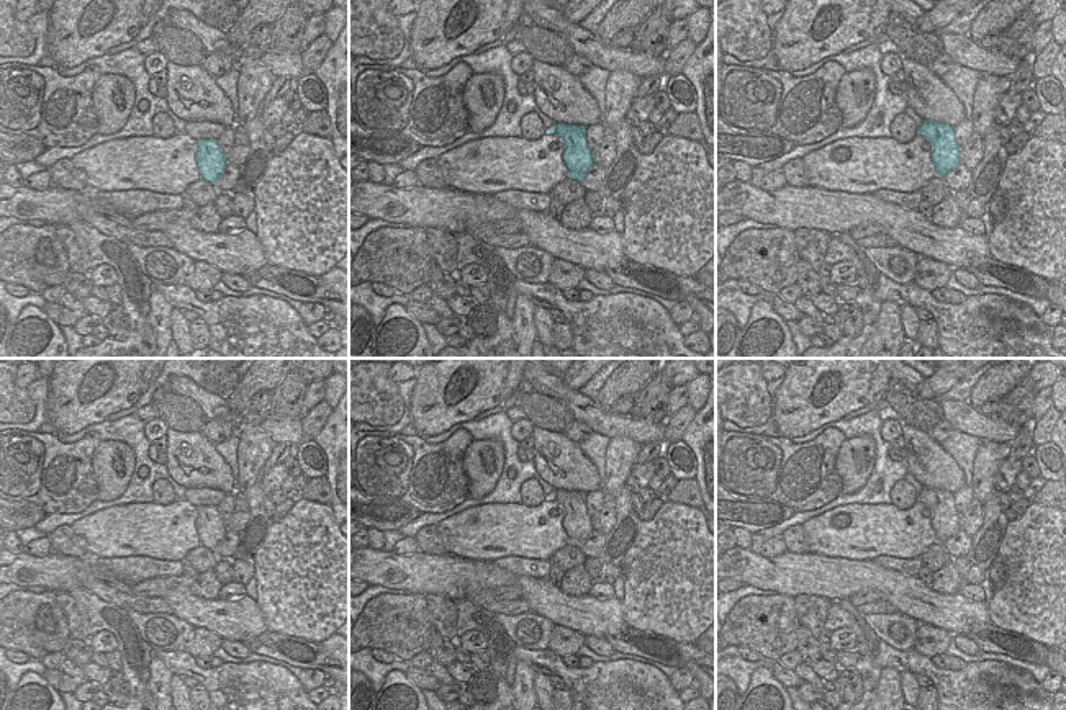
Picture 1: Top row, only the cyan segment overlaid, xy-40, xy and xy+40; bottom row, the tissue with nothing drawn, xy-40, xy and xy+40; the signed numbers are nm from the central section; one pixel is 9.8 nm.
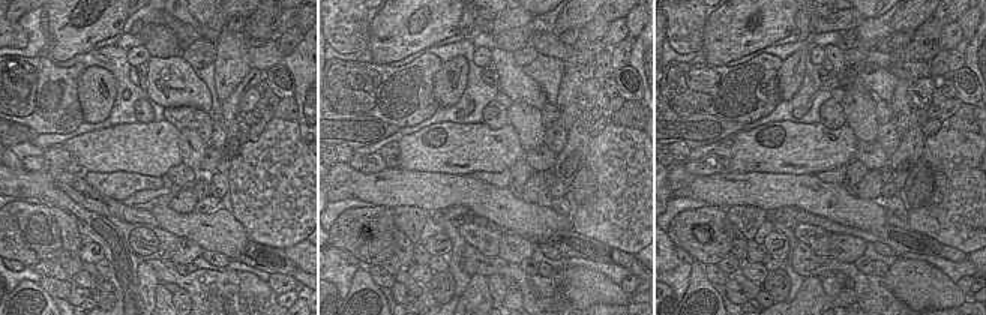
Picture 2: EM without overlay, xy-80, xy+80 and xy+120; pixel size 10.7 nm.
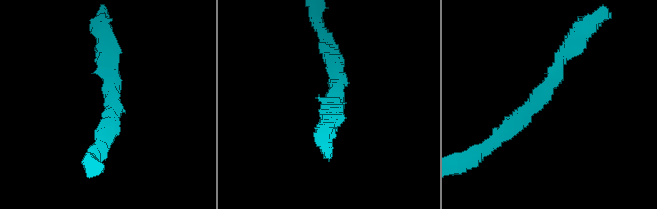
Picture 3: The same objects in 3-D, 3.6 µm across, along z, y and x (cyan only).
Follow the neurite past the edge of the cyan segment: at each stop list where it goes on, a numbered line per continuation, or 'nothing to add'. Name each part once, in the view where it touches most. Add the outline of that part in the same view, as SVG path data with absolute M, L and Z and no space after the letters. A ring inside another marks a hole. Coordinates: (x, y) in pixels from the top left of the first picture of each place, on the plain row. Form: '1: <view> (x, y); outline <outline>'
nothing to add

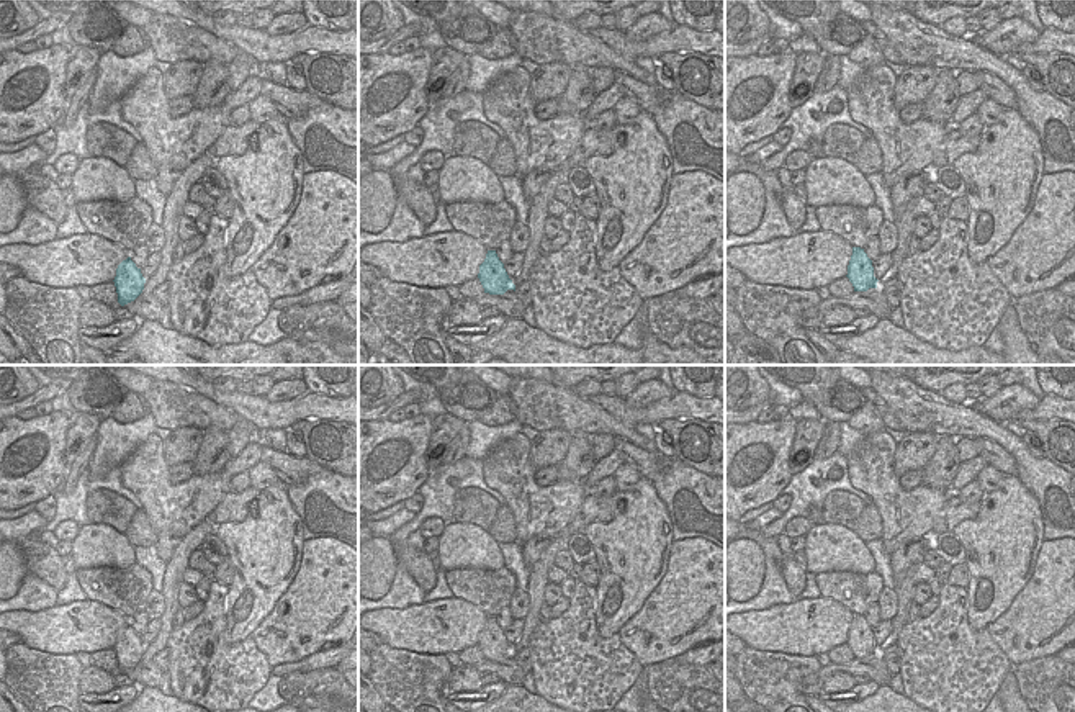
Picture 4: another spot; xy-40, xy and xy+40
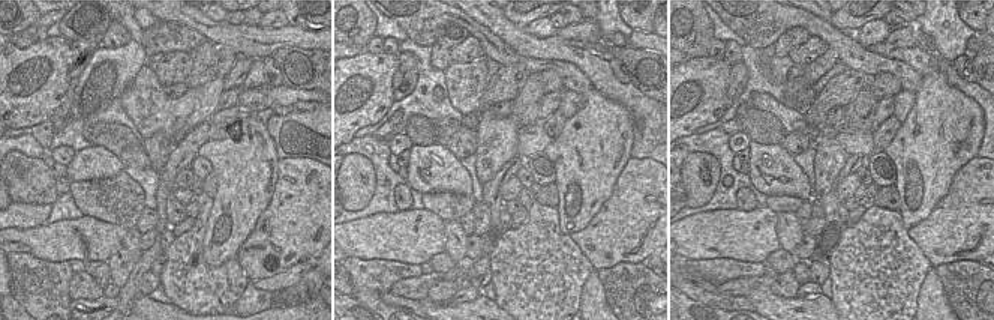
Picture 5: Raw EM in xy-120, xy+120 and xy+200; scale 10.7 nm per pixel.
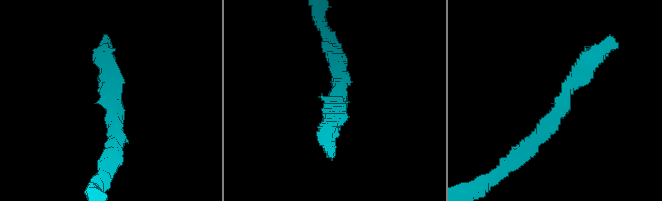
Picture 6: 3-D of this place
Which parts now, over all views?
nothing to add

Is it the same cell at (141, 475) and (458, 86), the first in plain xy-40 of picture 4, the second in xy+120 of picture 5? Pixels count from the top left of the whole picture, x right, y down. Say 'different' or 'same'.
same

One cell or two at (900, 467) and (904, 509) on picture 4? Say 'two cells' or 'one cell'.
two cells

